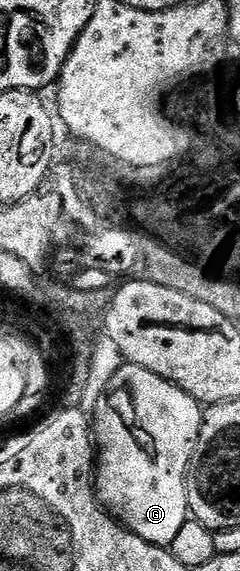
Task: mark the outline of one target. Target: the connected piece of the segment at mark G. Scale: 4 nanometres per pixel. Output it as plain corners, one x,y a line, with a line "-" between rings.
125,363
110,379
94,413
94,444
98,449
96,494
124,527
151,544
171,546
190,518
188,481
200,437
201,405
178,385
137,364

